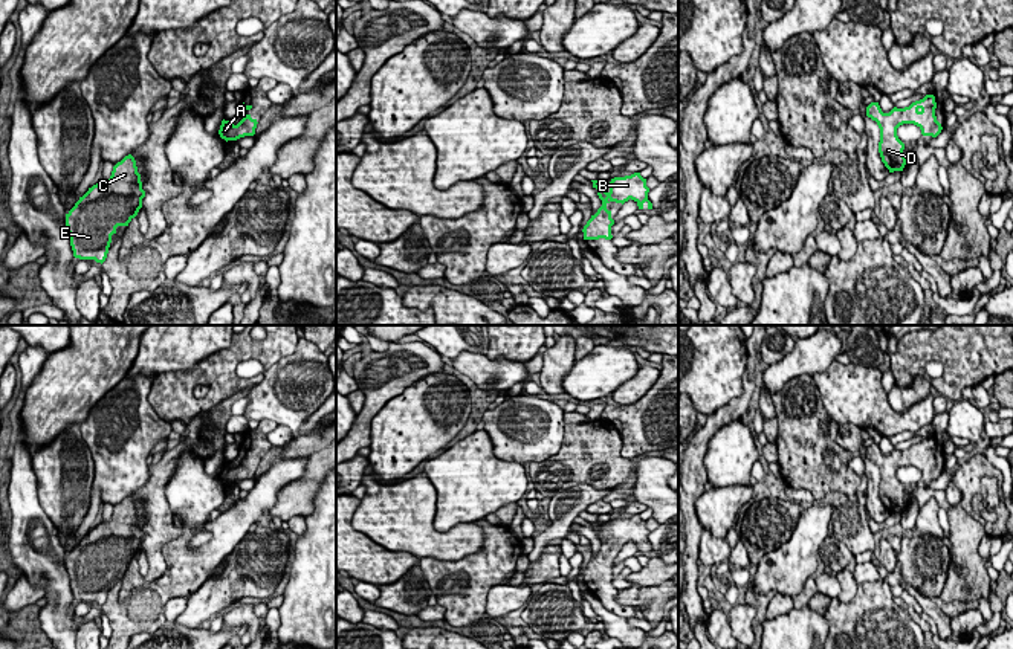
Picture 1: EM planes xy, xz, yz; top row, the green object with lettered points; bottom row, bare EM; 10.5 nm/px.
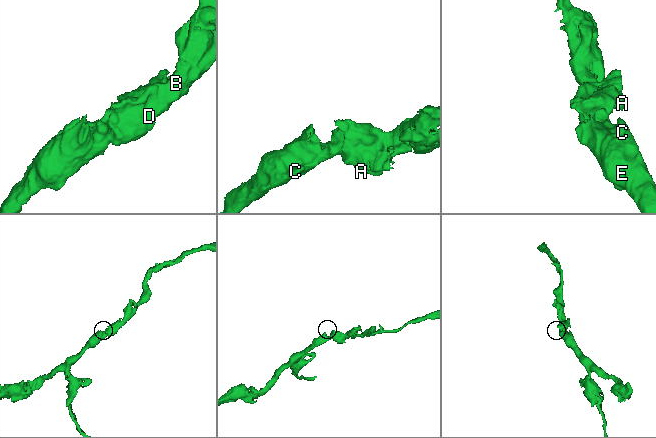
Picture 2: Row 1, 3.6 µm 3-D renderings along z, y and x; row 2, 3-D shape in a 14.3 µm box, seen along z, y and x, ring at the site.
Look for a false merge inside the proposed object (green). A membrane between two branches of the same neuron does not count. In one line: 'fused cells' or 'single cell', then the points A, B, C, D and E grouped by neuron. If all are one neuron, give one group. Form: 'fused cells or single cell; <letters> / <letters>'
single cell; A B C D E

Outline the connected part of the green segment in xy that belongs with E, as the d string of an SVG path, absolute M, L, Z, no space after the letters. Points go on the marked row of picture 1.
M131 154L113 166L108 179L79 197L66 214L73 257L104 263L118 226L128 226L142 208L141 174Z

